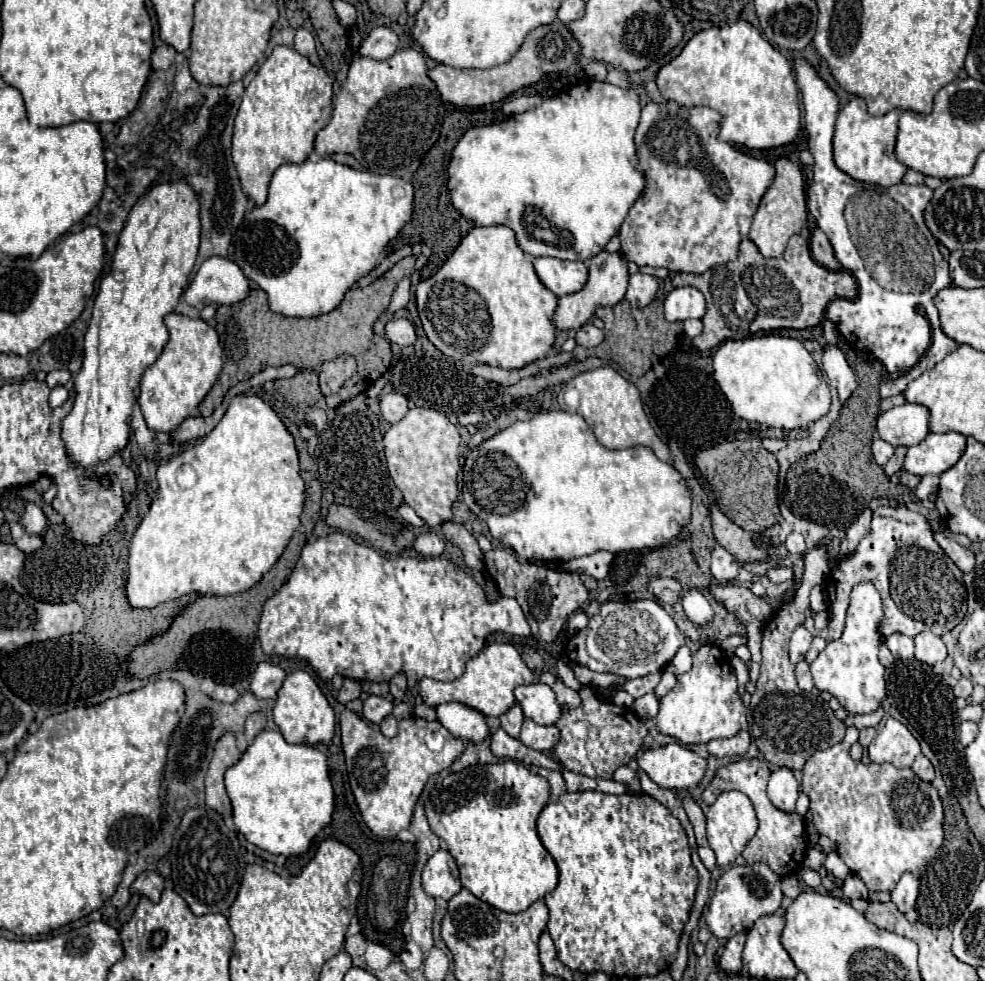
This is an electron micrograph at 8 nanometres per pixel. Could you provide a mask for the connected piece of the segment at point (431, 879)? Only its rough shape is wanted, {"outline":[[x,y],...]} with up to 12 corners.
{"outline":[[447,850],[425,864],[423,890],[451,900],[459,890],[459,868]]}

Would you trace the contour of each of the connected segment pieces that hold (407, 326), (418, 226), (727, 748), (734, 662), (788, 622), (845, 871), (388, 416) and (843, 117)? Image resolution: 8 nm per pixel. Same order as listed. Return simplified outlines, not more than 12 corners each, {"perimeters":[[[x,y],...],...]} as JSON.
{"perimeters":[[[407,318],[387,322],[385,334],[397,346],[415,342]],[[465,112],[445,118],[439,142],[413,176],[415,210],[393,252],[431,248],[441,266],[471,230],[451,204],[447,166],[465,132]],[[743,730],[725,740],[711,740],[711,756],[743,756],[751,744]],[[731,658],[731,668],[739,682],[739,696],[745,694],[749,668],[741,658]],[[807,552],[795,598],[763,630],[751,734],[775,766],[801,770],[843,742],[829,702],[797,686],[787,652],[811,588],[831,572]],[[837,852],[827,854],[825,868],[837,880],[845,880],[851,872]],[[397,392],[381,396],[381,414],[395,424],[409,412],[407,398]],[[863,98],[841,108],[835,164],[851,178],[899,184],[899,110],[871,116]]]}

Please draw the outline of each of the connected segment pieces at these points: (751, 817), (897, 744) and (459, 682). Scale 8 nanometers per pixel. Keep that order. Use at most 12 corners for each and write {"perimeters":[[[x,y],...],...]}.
{"perimeters":[[[743,792],[719,794],[707,812],[707,838],[727,866],[755,836]],[[887,718],[867,752],[871,762],[909,768],[921,746]],[[491,642],[451,682],[423,678],[433,708],[461,702],[487,716],[535,680],[513,644]]]}

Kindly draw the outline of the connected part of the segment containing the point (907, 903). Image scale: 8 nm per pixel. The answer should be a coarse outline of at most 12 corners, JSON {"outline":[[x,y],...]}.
{"outline":[[903,874],[891,902],[901,914],[915,906],[919,880]]}

